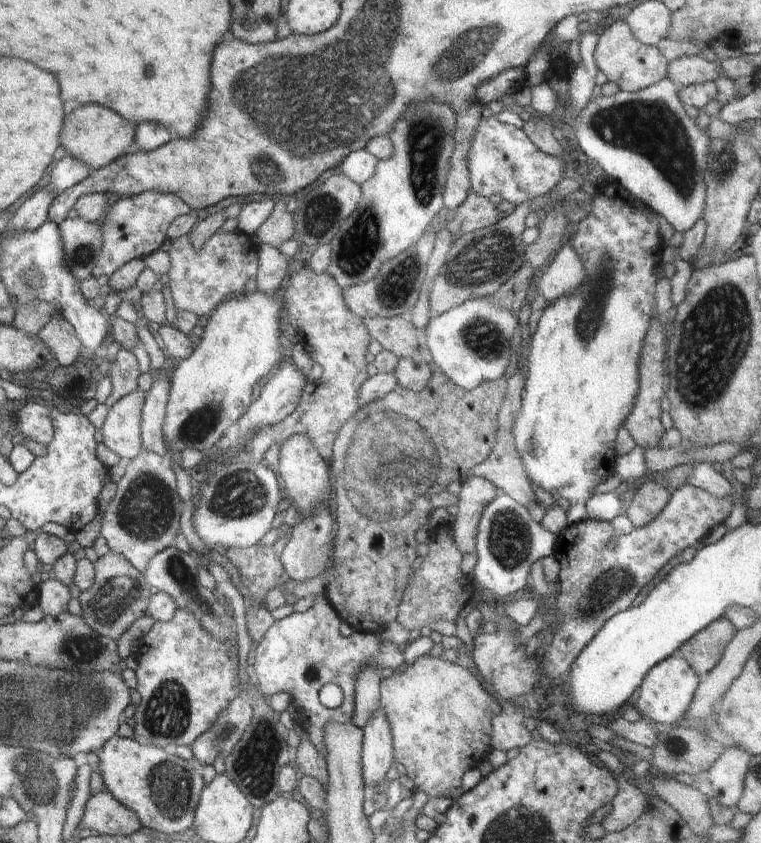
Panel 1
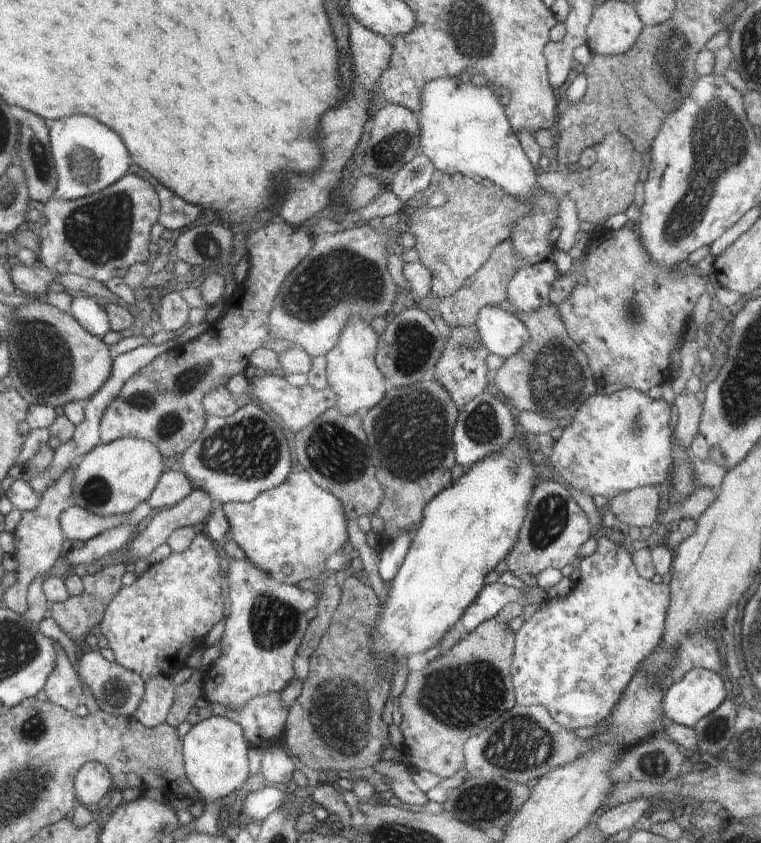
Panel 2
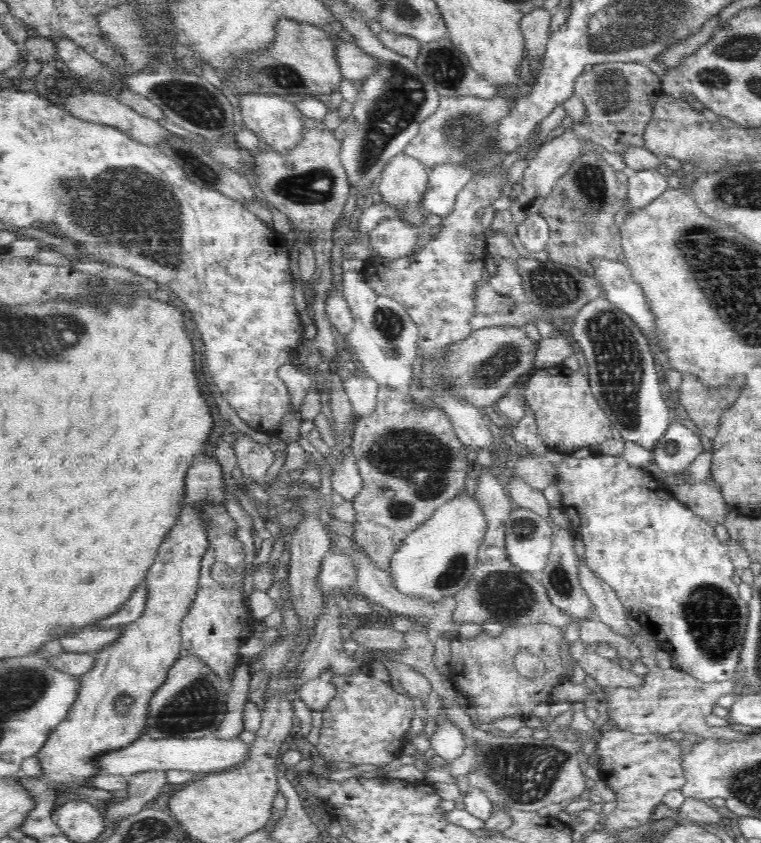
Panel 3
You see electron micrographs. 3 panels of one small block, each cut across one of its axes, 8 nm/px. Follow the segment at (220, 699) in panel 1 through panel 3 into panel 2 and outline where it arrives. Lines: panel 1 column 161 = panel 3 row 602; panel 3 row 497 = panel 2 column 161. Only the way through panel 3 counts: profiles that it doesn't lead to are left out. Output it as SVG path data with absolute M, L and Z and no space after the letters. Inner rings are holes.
M198 530L190 548L174 552L151 564L131 586L122 586L105 612L97 635L108 639L115 661L143 679L173 677L186 667L189 656L201 647L206 634L220 622L227 611L226 595L220 590L224 573L220 570L214 542Z

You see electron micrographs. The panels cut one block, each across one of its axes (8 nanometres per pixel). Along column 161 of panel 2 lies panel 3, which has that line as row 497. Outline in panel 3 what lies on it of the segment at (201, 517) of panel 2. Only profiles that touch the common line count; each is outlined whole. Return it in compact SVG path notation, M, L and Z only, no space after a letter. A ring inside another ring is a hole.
M520 477L510 478L506 490L514 506L530 509L545 519L549 519L551 507L542 491L526 484Z

